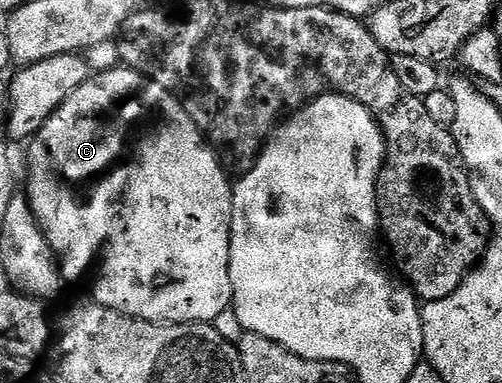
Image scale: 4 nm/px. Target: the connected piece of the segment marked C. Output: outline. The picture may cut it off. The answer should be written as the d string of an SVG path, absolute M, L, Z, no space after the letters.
M118 65L111 71L94 74L86 83L79 85L71 97L51 113L47 125L28 144L29 150L29 204L35 213L37 223L43 229L54 255L59 257L61 278L66 284L77 283L93 267L93 262L101 255L101 272L93 283L91 298L107 309L115 309L124 315L130 315L152 323L213 323L224 310L231 307L233 286L231 285L231 217L233 216L233 183L225 176L226 168L216 151L209 146L201 130L191 121L185 111L182 100L174 97L164 87L159 86L130 71L124 65Z

